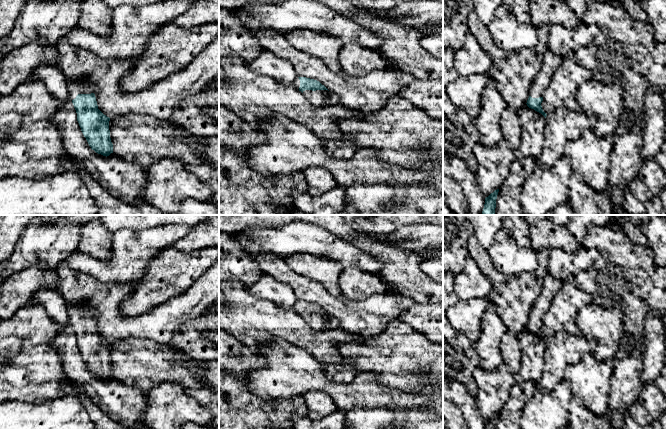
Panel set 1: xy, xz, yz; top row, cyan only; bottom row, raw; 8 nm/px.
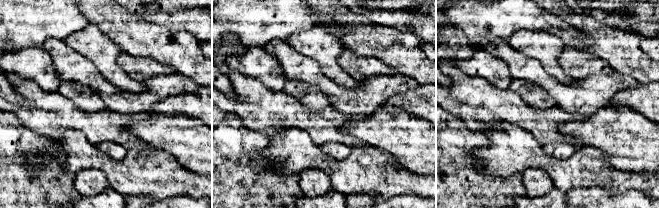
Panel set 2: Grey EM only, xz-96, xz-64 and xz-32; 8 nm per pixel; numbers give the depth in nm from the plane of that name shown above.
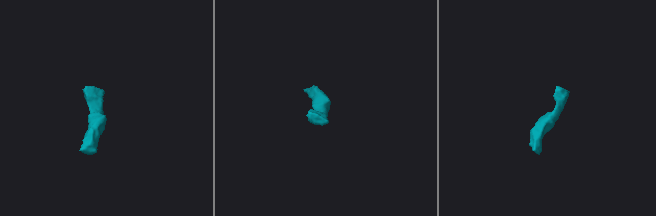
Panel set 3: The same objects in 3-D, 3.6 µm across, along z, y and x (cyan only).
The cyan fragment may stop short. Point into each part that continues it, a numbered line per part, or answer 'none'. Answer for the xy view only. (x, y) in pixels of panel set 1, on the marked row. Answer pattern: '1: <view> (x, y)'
1: xy (74, 87)

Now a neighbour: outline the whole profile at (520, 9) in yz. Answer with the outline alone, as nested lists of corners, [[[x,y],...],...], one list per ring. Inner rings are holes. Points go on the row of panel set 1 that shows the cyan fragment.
[[[503,0],[503,5],[522,23],[530,23],[529,0]]]

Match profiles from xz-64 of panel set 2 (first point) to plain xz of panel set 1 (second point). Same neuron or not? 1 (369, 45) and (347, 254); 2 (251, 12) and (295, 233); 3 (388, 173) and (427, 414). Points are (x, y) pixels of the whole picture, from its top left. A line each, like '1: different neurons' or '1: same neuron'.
1: different neurons
2: same neuron
3: different neurons

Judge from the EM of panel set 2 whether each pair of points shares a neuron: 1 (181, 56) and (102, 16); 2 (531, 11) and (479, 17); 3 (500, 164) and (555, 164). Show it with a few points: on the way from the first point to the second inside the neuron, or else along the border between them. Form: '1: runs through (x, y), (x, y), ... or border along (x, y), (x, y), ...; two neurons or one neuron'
1: runs through (161, 43), (146, 39), (132, 25), (122, 22); one neuron
2: runs through (518, 14), (492, 17); one neuron
3: runs through (514, 160), (541, 160); one neuron

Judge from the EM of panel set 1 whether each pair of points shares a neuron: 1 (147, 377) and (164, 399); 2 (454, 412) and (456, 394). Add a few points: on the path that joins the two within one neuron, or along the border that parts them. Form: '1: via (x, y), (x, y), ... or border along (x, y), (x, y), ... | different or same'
1: border along (177, 383), (162, 382), (144, 391) | different
2: border along (453, 403), (464, 418) | different

